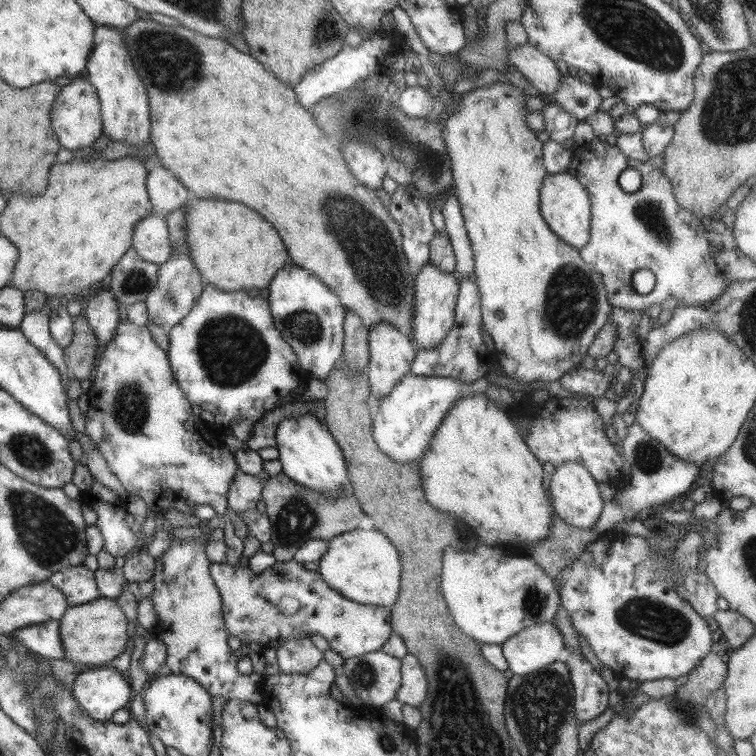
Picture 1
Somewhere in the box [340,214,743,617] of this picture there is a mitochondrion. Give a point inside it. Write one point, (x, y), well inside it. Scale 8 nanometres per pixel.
(571, 301)

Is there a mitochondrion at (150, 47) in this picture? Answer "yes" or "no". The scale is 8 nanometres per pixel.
yes

